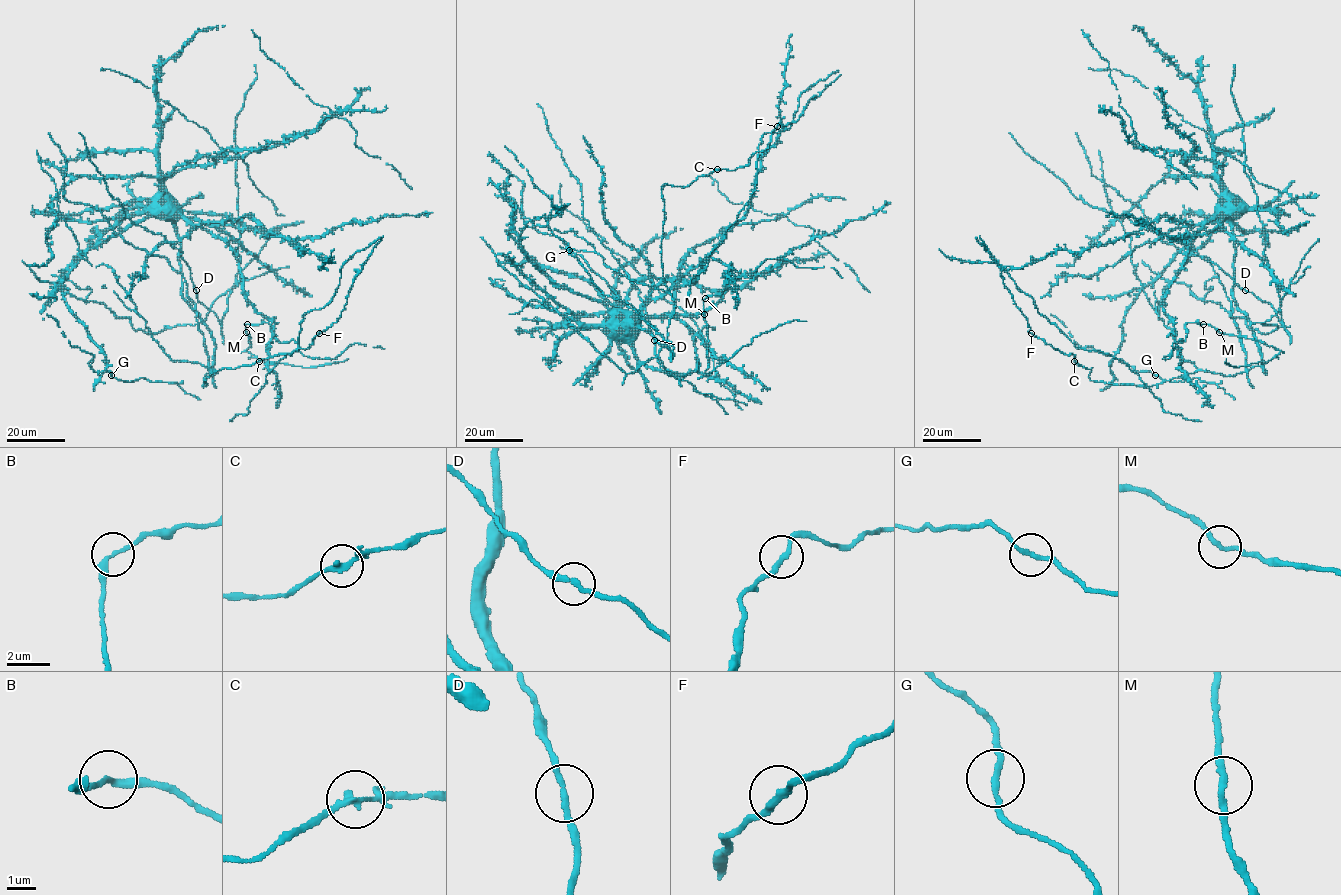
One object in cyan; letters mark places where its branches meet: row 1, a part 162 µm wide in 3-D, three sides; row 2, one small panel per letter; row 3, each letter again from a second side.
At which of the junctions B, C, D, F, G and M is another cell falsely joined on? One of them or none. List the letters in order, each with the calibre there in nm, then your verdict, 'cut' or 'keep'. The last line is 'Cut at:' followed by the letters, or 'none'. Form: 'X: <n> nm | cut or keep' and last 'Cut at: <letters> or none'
B: 240 nm | keep
C: 240 nm | keep
D: 220 nm | keep
F: 220 nm | keep
G: 200 nm | keep
M: 220 nm | keep
Cut at: none

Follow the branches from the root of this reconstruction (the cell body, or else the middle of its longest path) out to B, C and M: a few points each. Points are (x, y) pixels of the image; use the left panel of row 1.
B: (175, 208), (230, 247), (246, 299), (273, 322), (270, 342), (277, 340), (267, 323), (246, 324)
C: (175, 208), (181, 297), (214, 345), (209, 375), (217, 372), (206, 374), (203, 386), (214, 371), (259, 361)
M: (175, 208), (230, 247), (246, 299), (273, 322), (270, 342), (277, 340), (266, 322), (246, 324), (246, 332)

